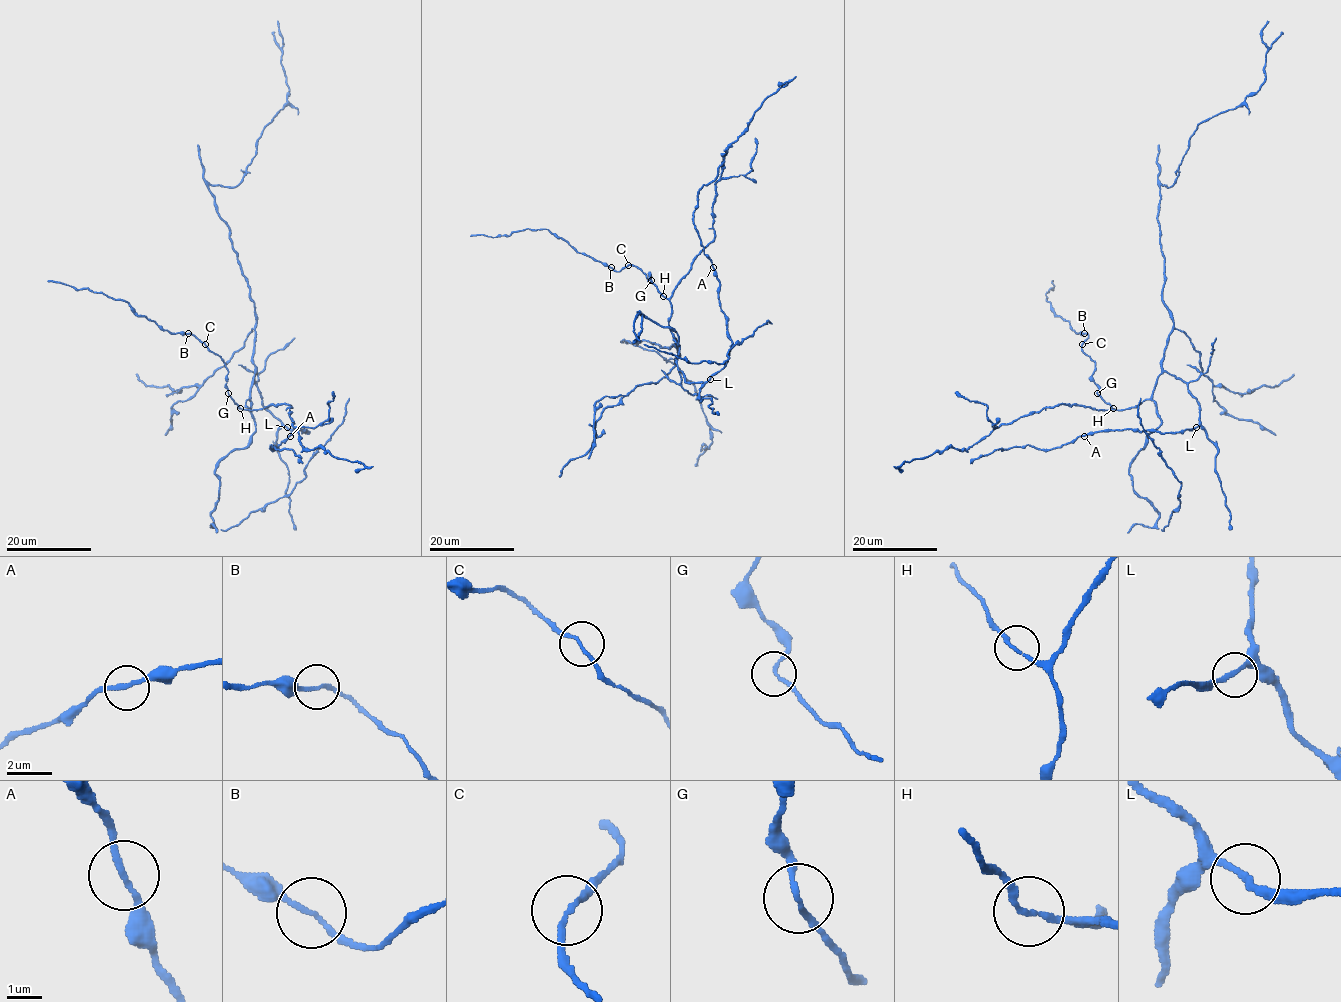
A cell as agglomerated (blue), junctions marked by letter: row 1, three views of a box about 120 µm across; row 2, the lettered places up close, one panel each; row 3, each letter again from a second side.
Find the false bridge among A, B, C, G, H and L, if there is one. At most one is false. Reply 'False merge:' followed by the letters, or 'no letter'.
False merge: no letter

